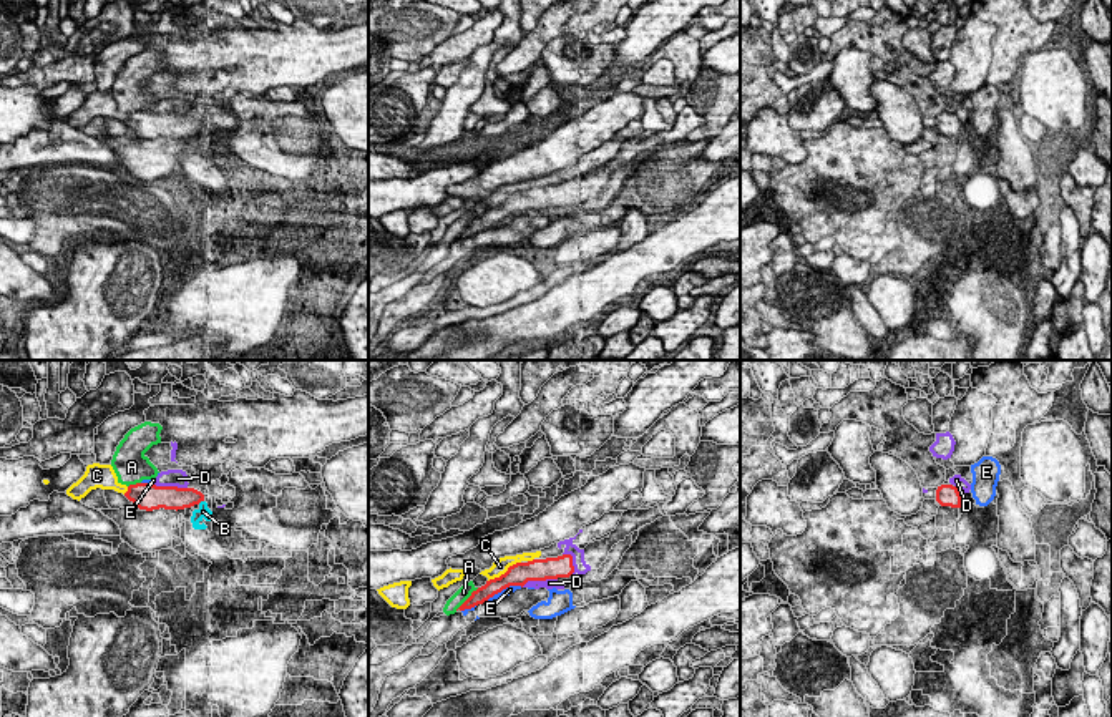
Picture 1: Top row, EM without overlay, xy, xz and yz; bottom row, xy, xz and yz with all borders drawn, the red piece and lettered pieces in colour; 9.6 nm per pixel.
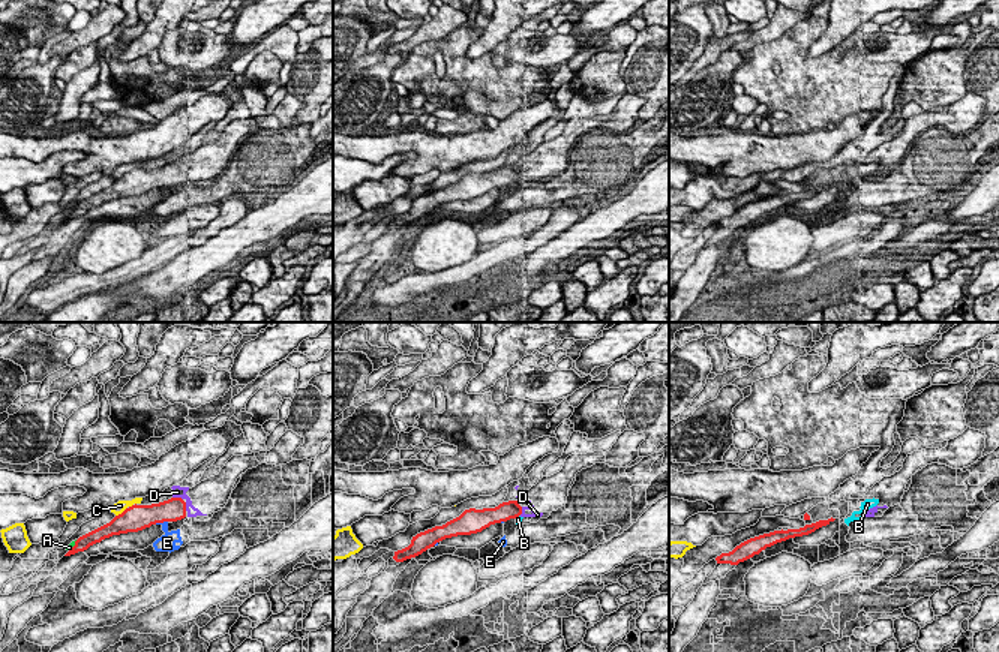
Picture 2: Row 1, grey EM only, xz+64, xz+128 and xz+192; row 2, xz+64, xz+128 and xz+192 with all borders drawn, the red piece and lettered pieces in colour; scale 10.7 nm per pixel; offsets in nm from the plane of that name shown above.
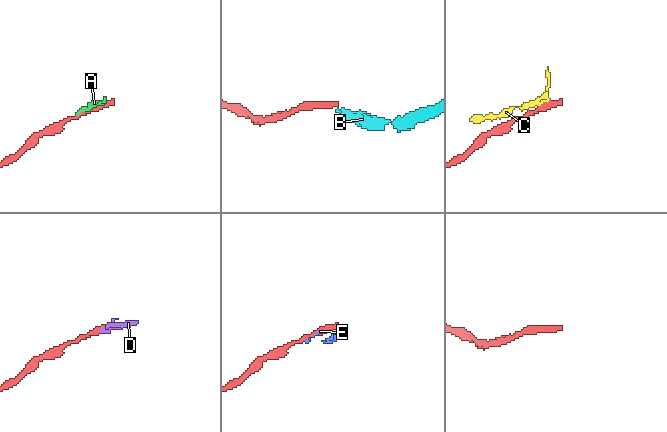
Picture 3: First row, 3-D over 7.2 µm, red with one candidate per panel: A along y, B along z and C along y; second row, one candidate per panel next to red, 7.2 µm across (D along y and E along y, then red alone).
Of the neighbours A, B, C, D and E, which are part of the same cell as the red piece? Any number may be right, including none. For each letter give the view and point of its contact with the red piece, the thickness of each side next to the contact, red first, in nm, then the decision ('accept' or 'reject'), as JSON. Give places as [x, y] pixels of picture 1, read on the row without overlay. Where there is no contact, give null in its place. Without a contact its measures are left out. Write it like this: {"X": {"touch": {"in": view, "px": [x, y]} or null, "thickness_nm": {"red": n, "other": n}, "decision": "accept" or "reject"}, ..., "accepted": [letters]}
{"A": {"touch": {"in": "xz", "px": [468, 226]}, "thickness_nm": {"red": 140, "other": 140}, "decision": "reject"}, "B": {"touch": {"in": "xy", "px": [199, 130]}, "thickness_nm": {"red": 220, "other": 120}, "decision": "reject"}, "C": {"touch": {"in": "xz", "px": [505, 201]}, "thickness_nm": {"red": 220, "other": 140}, "decision": "reject"}, "D": {"touch": {"in": "xz", "px": [538, 208]}, "thickness_nm": {"red": 220, "other": 100}, "decision": "reject"}, "E": {"touch": {"in": "xz", "px": [502, 218]}, "thickness_nm": {"red": 220, "other": 70}, "decision": "reject"}, "accepted": []}

